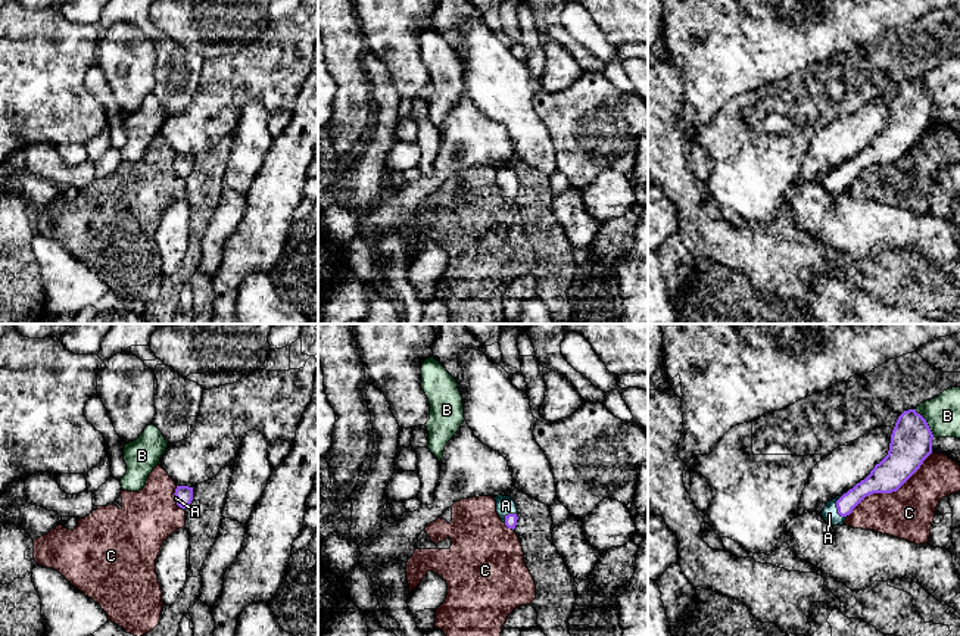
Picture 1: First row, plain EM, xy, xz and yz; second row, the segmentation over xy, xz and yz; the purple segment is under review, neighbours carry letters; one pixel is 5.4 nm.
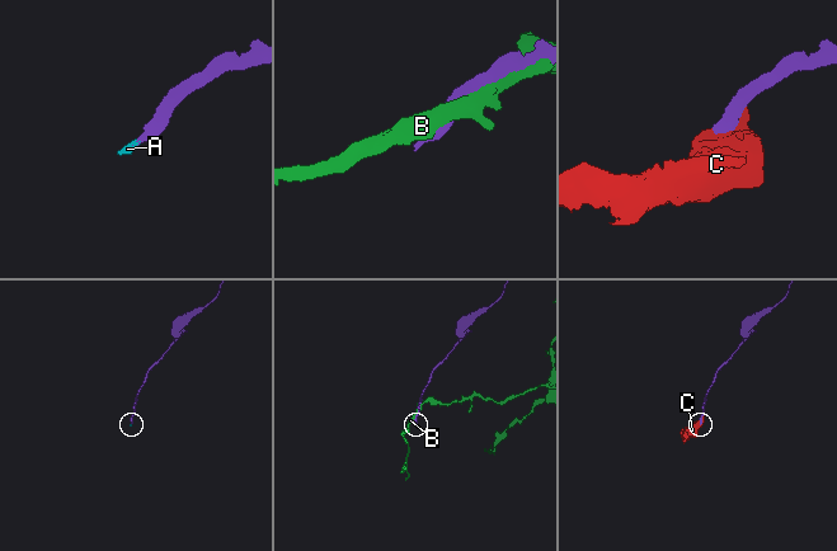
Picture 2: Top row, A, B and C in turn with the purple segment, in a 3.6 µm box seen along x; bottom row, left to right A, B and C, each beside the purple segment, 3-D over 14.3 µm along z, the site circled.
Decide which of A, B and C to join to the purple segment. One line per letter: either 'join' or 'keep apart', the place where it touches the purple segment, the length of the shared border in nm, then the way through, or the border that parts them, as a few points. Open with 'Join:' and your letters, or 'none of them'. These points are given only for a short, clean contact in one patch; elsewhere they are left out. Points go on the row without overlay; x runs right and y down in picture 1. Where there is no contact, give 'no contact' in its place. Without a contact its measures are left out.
Join: A
A: join; contact yz (837, 174); length 160 nm; way yz (876, 152), (844, 174), (837, 174), (829, 184)
B: keep apart; contact yz (926, 93); length 190 nm
C: keep apart; contact yz (890, 162); length 550 nm

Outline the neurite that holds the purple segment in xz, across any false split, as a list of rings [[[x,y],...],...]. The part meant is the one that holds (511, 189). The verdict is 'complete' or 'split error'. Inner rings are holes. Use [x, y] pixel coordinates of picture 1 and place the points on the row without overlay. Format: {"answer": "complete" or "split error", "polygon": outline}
{"answer": "split error", "polygon": [[[498,165],[495,171],[499,188],[508,199],[512,199],[515,202],[515,196],[518,191],[518,180],[515,172],[511,169],[511,166],[502,166],[502,165]]]}

